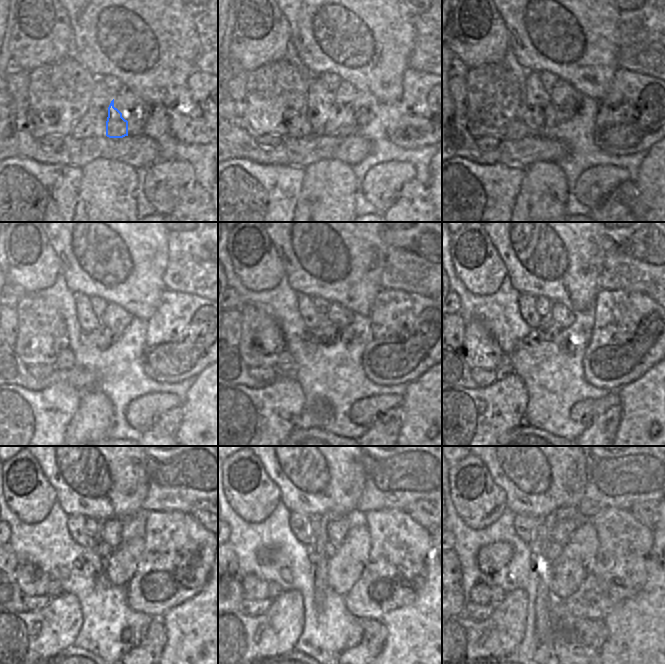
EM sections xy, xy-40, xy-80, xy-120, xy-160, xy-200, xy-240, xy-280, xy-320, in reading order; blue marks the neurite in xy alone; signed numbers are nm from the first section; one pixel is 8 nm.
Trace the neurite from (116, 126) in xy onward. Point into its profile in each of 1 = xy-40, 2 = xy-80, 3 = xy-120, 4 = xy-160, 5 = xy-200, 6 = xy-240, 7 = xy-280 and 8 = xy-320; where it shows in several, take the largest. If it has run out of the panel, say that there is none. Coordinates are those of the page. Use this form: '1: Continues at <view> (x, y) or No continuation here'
1: Continues at xy-40 (324, 119)
2: Continues at xy-80 (537, 118)
3: Continues at xy-120 (102, 337)
4: Continues at xy-160 (326, 333)
5: Continues at xy-200 (549, 329)
6: Continues at xy-240 (105, 550)
7: Continues at xy-280 (330, 549)
8: Continues at xy-320 (555, 548)

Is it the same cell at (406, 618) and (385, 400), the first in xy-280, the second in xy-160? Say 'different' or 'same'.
different

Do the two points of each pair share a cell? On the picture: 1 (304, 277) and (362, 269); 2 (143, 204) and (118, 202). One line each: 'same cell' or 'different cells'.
1: same cell
2: different cells

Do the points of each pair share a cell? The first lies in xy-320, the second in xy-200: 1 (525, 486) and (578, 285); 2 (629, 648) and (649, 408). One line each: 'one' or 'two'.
1: one
2: one

